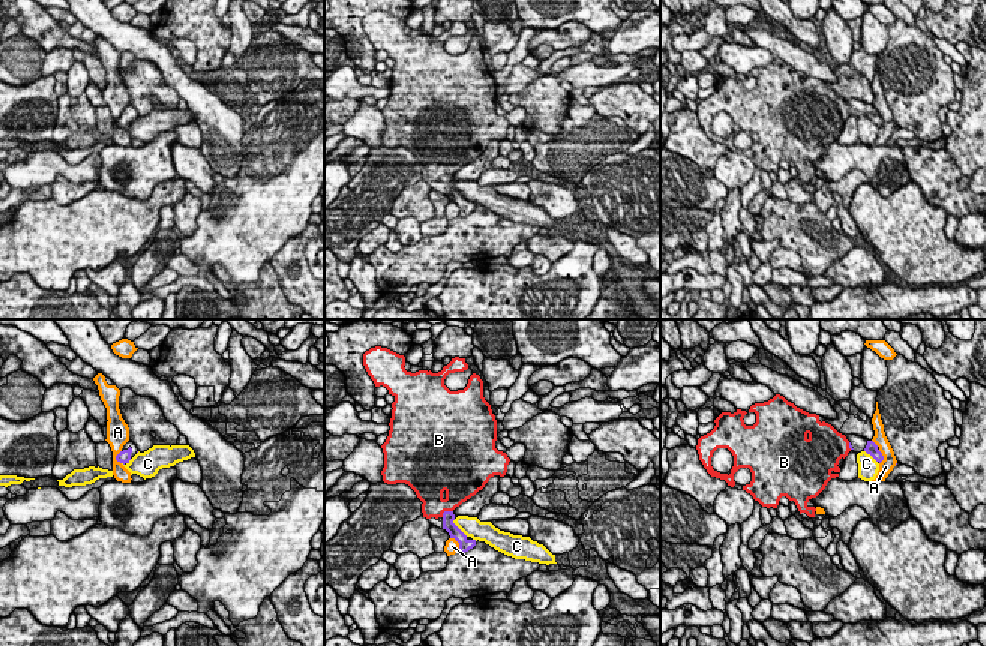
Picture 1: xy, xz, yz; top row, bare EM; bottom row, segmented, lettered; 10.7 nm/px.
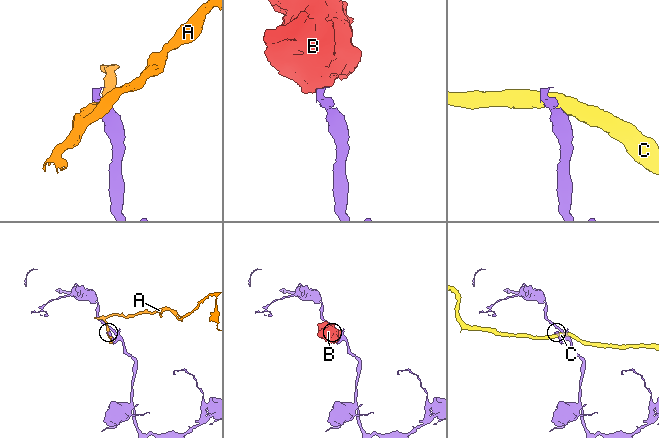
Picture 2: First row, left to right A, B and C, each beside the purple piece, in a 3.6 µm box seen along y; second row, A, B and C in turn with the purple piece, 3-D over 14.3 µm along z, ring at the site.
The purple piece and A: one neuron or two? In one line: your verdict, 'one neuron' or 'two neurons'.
two neurons

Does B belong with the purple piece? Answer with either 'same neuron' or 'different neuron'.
same neuron

